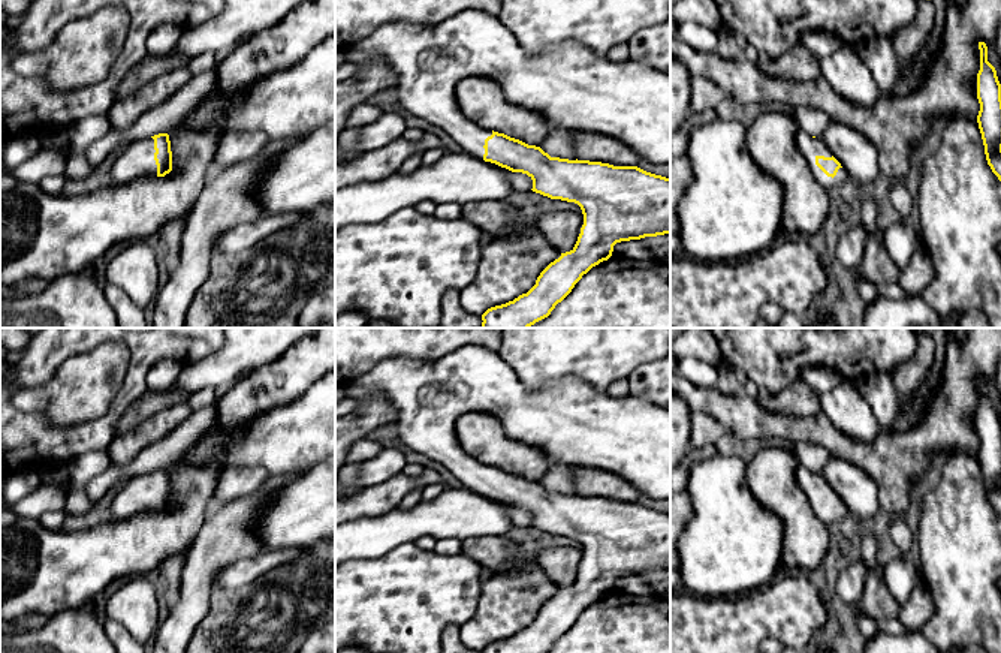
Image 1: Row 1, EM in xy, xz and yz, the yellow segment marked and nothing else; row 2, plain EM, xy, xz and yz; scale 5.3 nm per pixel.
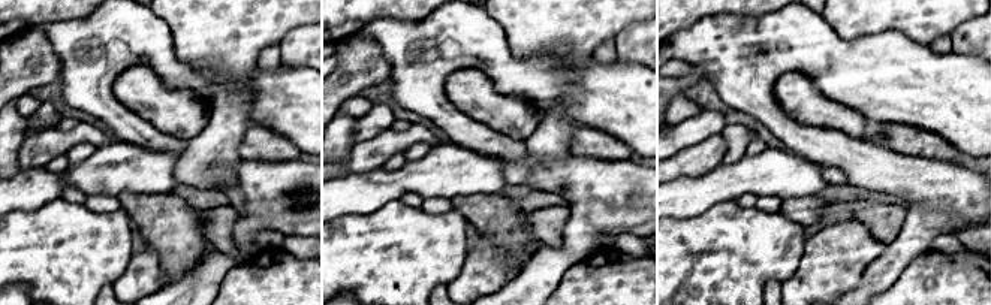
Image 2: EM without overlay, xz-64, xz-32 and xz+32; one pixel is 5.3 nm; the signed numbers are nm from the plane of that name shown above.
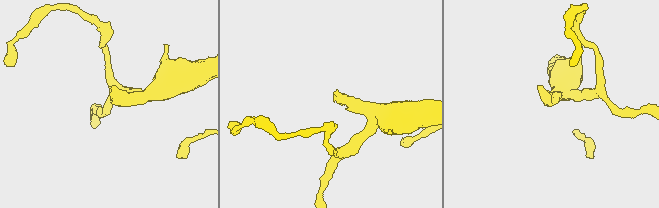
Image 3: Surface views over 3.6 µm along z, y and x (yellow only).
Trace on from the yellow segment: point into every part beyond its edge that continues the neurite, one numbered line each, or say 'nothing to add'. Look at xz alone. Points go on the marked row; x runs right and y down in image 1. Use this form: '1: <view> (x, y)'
1: xz (570, 86)

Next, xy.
1: xy (135, 161)

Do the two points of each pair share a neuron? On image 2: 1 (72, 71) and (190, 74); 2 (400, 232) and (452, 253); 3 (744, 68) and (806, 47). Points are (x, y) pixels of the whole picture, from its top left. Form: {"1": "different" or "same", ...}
{"1": "same", "2": "same", "3": "same"}

